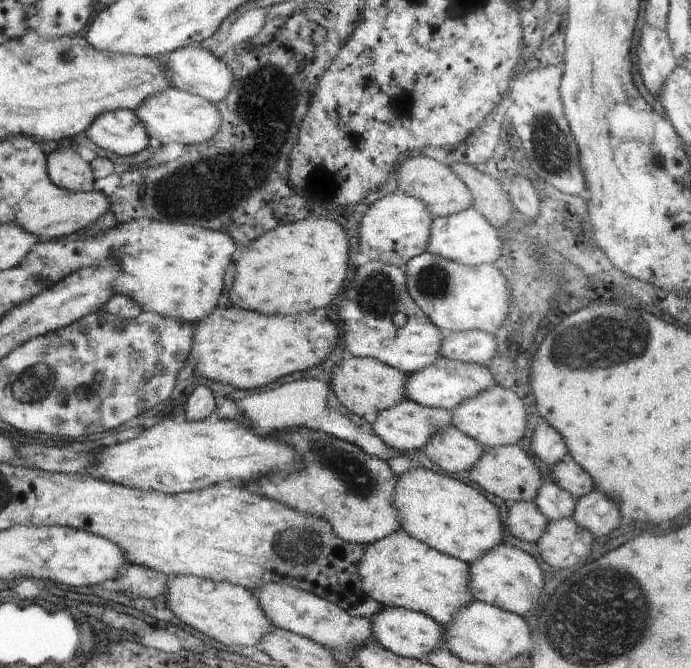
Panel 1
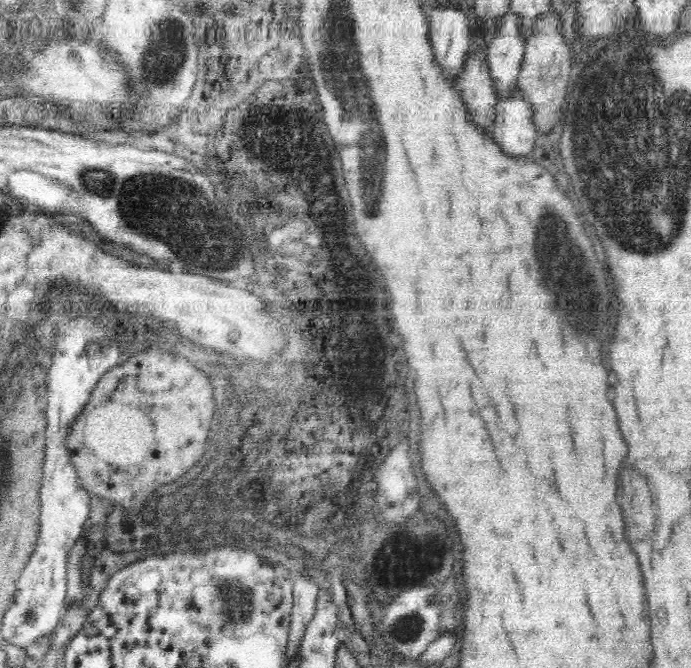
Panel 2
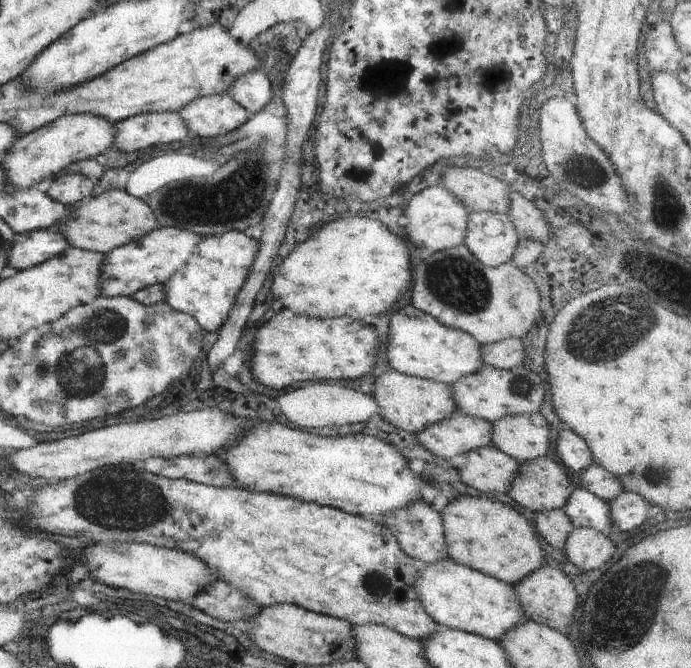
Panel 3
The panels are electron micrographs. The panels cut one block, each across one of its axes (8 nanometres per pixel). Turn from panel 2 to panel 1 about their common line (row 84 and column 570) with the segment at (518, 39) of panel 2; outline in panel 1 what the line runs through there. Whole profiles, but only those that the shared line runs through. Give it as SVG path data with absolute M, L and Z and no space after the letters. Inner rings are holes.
M547 479L539 486L534 504L549 521L567 519L573 516L577 498Z

